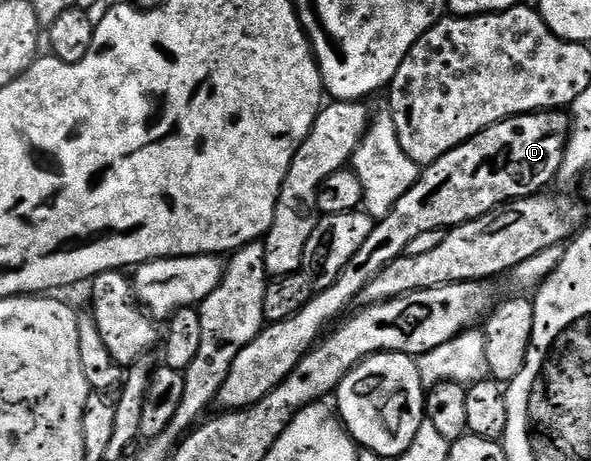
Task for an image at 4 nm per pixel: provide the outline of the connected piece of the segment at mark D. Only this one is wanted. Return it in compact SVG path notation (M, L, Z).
M562 110L513 116L504 122L496 122L496 126L488 126L488 130L476 134L476 138L456 146L456 150L448 150L444 158L425 165L412 190L392 206L392 214L375 223L372 234L368 234L368 242L356 250L340 278L336 278L332 286L315 291L308 306L292 314L292 318L266 324L262 333L236 354L236 362L232 362L232 370L228 370L228 378L224 378L224 386L218 391L217 407L220 406L222 412L235 412L250 408L260 402L260 398L272 394L272 390L296 370L310 349L323 339L327 329L351 311L350 303L353 305L357 301L360 290L364 290L364 286L368 286L368 282L372 282L372 278L391 262L406 255L408 242L420 234L467 224L511 200L536 196L549 189L546 187L558 180L571 127L571 117Z

